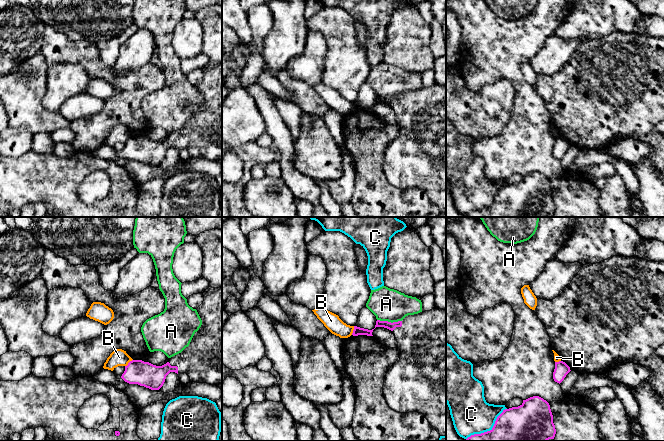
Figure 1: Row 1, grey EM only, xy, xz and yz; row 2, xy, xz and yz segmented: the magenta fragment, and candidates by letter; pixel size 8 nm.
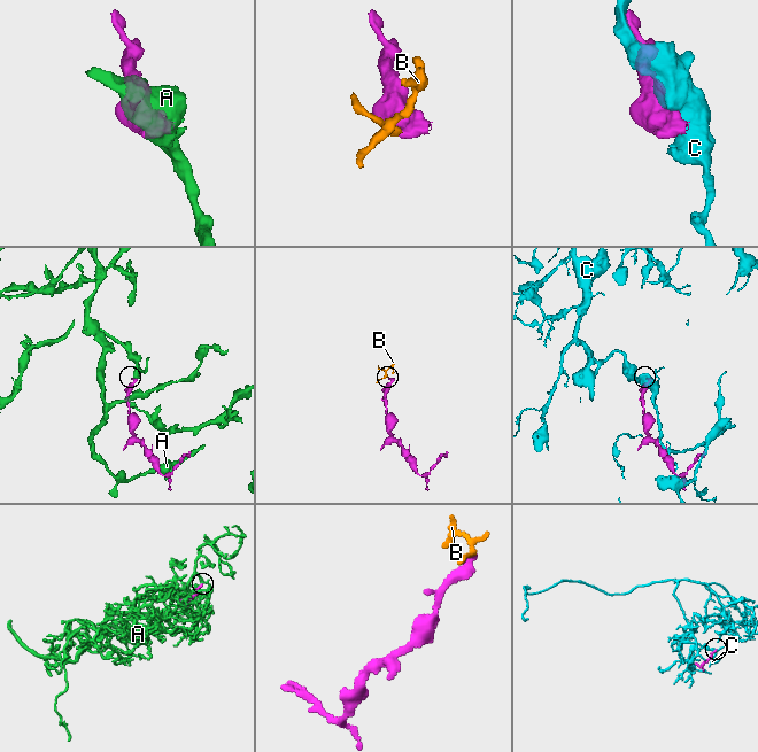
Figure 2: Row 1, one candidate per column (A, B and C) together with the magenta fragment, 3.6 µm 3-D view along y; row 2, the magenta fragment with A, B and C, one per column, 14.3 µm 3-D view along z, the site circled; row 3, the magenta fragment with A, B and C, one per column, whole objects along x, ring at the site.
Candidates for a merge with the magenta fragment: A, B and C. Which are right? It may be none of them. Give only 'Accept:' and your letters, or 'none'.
Accept: none

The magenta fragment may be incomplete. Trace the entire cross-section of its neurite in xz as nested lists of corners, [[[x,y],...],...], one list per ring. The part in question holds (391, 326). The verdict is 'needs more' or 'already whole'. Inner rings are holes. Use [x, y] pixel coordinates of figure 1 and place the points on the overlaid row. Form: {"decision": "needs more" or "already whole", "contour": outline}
{"decision": "needs more", "contour": [[[435,307],[393,323],[377,320],[376,327],[393,332],[400,354],[384,378],[387,404],[399,413],[422,413],[440,436],[446,436],[446,310]]]}

